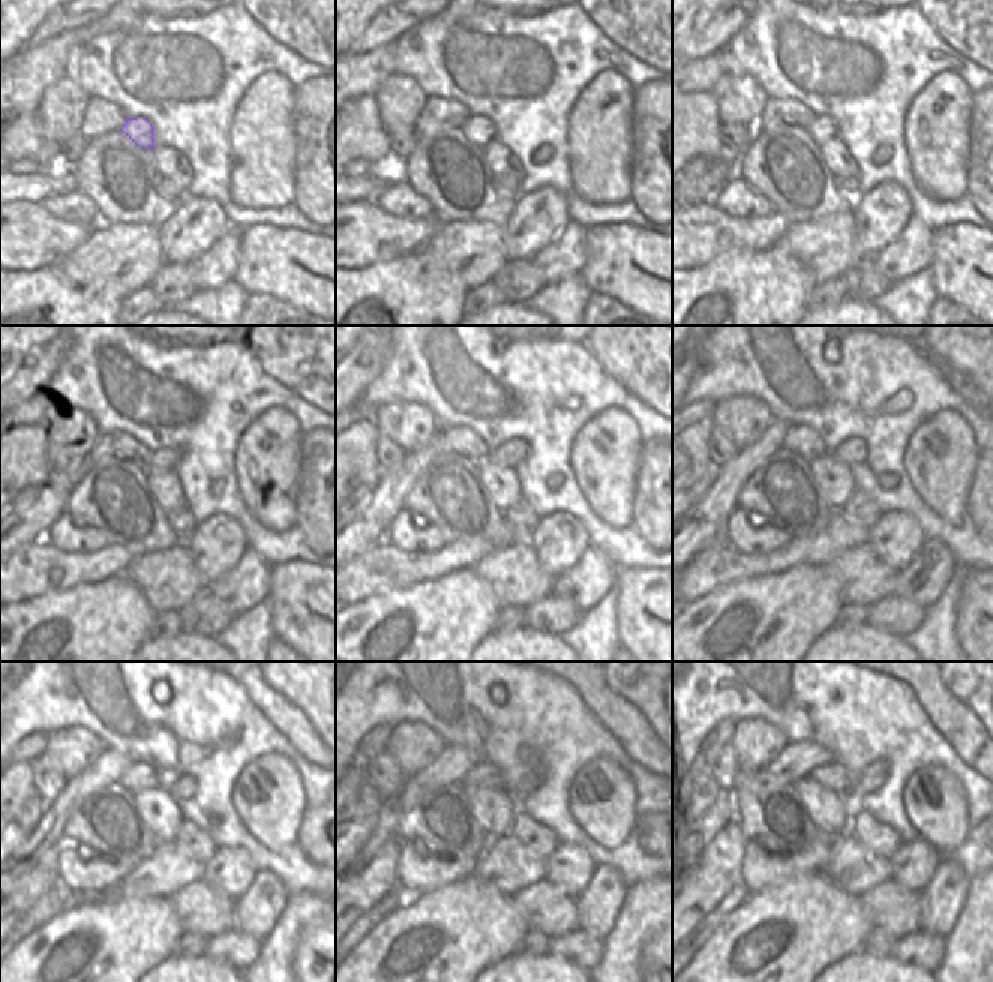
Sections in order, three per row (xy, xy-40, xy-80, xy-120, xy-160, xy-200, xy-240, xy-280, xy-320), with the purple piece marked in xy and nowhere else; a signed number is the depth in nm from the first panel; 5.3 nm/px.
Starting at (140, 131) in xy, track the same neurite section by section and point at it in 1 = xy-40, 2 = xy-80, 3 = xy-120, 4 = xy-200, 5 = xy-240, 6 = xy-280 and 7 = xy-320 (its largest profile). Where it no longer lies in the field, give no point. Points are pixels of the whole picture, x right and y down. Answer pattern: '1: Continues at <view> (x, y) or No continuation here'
1: Continues at xy-40 (479, 131)
2: Continues at xy-80 (824, 128)
3: Continues at xy-120 (165, 458)
4: Continues at xy-200 (851, 452)
5: Continues at xy-240 (185, 787)
6: Continues at xy-280 (527, 784)
7: Continues at xy-320 (876, 774)

